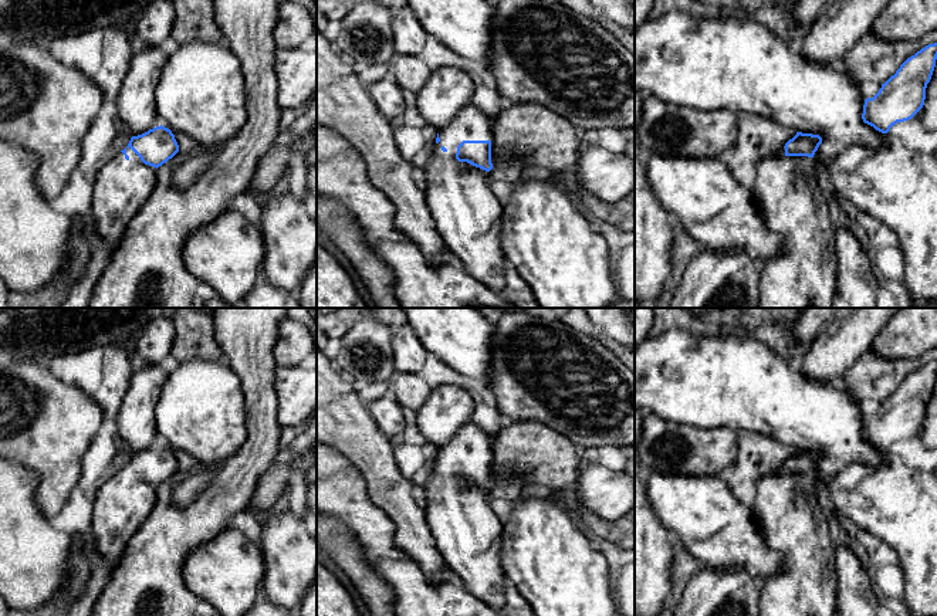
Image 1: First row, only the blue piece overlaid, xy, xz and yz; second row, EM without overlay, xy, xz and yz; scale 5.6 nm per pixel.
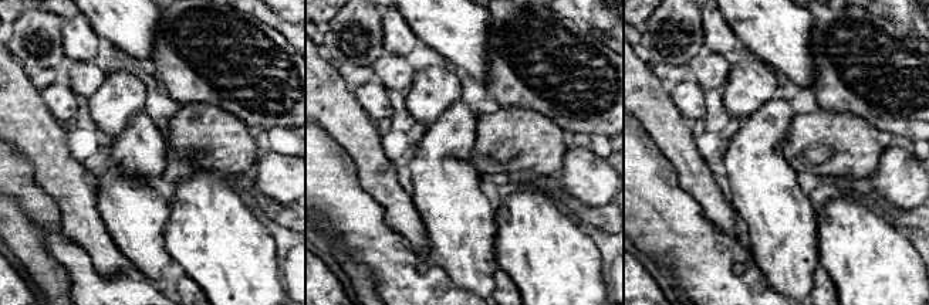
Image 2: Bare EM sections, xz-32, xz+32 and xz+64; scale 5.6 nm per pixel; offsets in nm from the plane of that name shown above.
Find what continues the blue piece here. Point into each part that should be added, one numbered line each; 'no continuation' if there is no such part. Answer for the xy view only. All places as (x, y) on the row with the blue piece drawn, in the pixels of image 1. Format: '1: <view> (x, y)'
1: xy (121, 186)

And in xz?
1: xz (467, 215)

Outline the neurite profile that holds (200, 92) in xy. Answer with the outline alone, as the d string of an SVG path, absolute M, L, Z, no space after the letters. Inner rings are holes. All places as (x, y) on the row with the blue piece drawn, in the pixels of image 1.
M224 41L172 45L155 98L160 125L190 136L197 146L227 142L247 121L241 67Z

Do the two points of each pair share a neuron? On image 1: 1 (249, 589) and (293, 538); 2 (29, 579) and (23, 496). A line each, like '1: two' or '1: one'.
1: two
2: one

